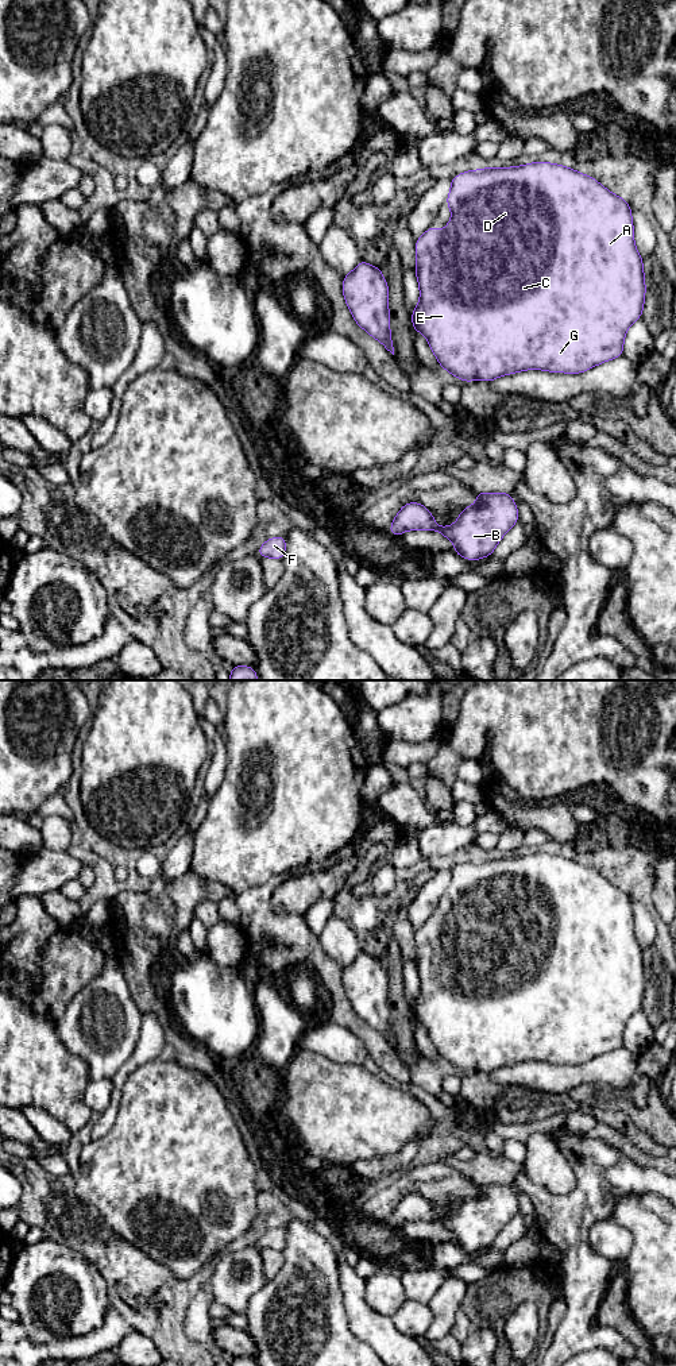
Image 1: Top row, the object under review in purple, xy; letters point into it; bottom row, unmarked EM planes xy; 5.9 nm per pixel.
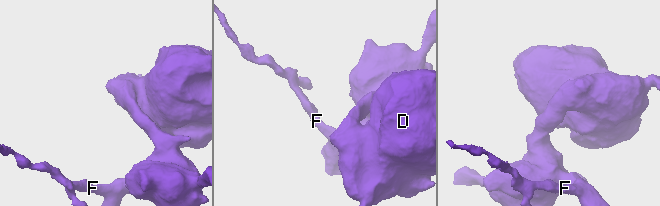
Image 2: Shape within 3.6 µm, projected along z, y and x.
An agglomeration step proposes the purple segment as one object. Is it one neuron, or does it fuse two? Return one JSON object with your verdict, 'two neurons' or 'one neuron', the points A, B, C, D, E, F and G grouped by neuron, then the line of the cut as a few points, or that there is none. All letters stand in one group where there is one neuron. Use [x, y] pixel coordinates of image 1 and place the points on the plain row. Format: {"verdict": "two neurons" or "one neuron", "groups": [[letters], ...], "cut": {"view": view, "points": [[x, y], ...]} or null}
{"verdict": "one neuron", "groups": [["A", "B", "C", "D", "E", "F", "G"]], "cut": null}

